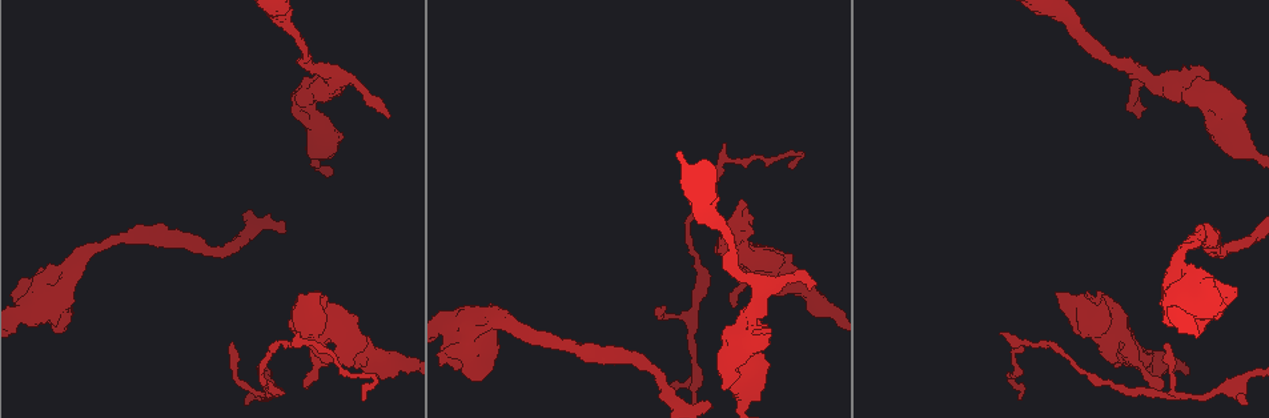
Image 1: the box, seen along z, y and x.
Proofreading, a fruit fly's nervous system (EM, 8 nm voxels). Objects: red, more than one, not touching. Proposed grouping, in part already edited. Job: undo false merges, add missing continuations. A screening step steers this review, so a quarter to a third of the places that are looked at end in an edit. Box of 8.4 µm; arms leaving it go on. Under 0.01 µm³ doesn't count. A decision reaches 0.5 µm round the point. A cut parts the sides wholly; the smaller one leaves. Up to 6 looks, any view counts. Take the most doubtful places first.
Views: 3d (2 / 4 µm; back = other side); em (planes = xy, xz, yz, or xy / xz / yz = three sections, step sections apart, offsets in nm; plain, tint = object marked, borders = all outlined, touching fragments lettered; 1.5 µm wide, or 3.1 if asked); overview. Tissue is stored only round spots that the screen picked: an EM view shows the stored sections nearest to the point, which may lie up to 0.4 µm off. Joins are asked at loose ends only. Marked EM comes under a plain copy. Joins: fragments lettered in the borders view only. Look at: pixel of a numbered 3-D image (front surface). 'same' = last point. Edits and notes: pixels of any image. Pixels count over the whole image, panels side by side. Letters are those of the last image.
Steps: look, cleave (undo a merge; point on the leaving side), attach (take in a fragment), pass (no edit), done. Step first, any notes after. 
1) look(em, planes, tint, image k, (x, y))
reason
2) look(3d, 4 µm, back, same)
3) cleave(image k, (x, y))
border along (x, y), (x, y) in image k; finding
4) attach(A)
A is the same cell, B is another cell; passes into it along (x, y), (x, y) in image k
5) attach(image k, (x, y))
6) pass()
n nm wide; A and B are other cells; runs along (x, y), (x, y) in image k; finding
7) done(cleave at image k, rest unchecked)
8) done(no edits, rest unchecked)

look(3d, 2 µm, image 1, (1196, 94))
a narrow waist

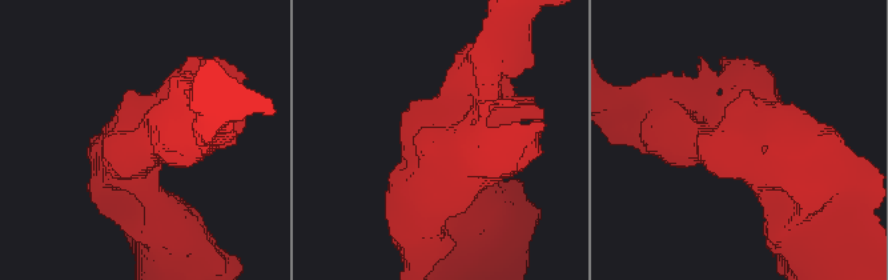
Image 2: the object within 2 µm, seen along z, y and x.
look(em, yz, step 8, borders, image 2, (139, 140))

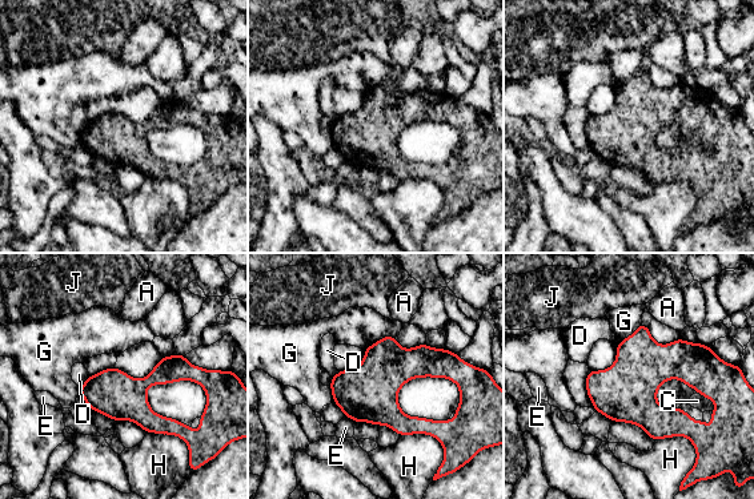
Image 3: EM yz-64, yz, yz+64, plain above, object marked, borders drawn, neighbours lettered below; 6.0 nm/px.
pass()
A, C, D, E, G, H and J are other cells; border along (700, 393), (713, 402), (713, 411) in image 3; all the same cell

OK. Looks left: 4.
look(3d, 2 µm, image 1, (305, 387))
an open end

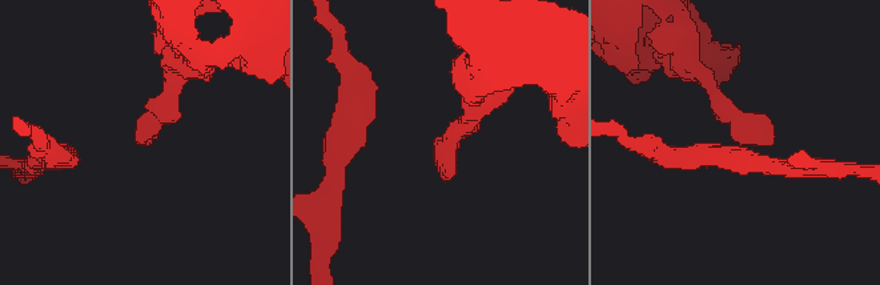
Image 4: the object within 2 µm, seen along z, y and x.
look(em, planes, borders, image 4, (142, 143))
now the EM

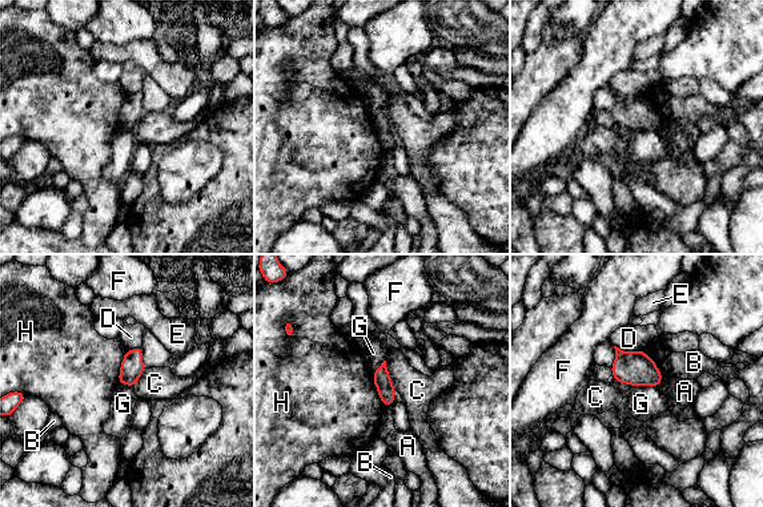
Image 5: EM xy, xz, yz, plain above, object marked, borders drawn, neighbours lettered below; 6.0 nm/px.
pass()
A, B, C, D, E, F, G and H are other cells; none of them fits

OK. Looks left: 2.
look(3d, 2 µm, back, image 1, (1017, 399))
free end

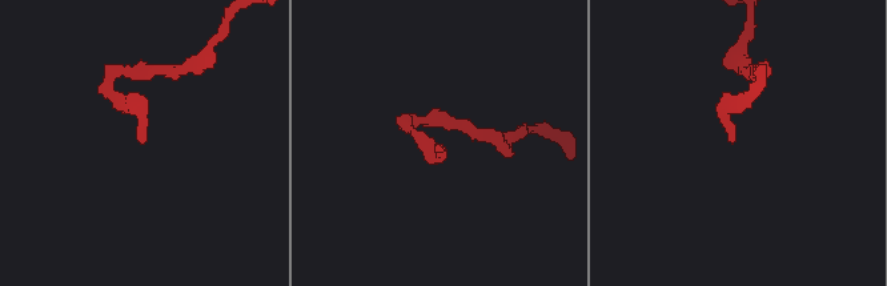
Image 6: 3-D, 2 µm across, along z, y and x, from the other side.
look(em, planes, borders, image 6, (732, 138))

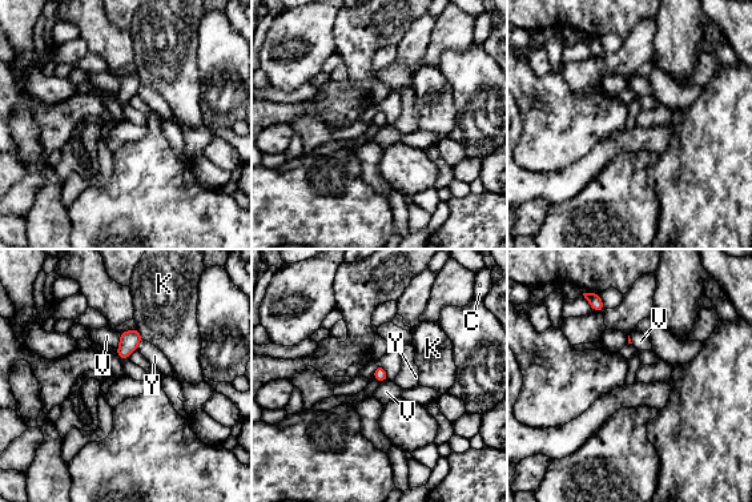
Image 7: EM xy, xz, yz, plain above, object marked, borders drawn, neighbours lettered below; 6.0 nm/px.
pass()
C, K, V and Y are other cells; border along (120, 333), (120, 341), (116, 348) in image 7; no lettered fragment goes on from it

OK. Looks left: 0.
done(no edits, rest unchecked)

